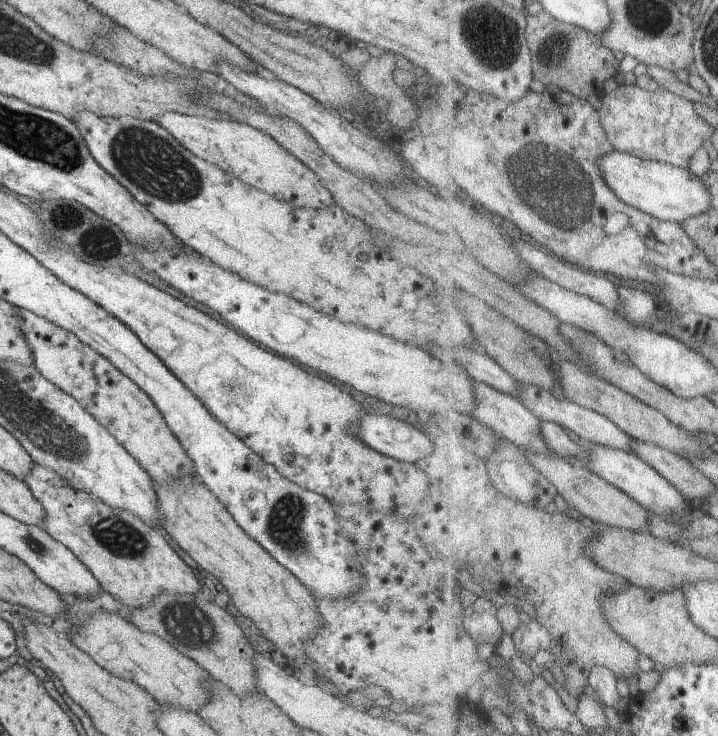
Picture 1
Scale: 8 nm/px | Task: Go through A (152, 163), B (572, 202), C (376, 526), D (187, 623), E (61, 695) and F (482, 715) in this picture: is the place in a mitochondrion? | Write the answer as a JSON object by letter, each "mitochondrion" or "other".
{"A":"mitochondrion","B":"mitochondrion","C":"other","D":"mitochondrion","E":"other","F":"other"}

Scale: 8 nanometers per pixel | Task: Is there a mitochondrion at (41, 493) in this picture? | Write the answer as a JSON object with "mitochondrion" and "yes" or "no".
{"mitochondrion":"no"}

